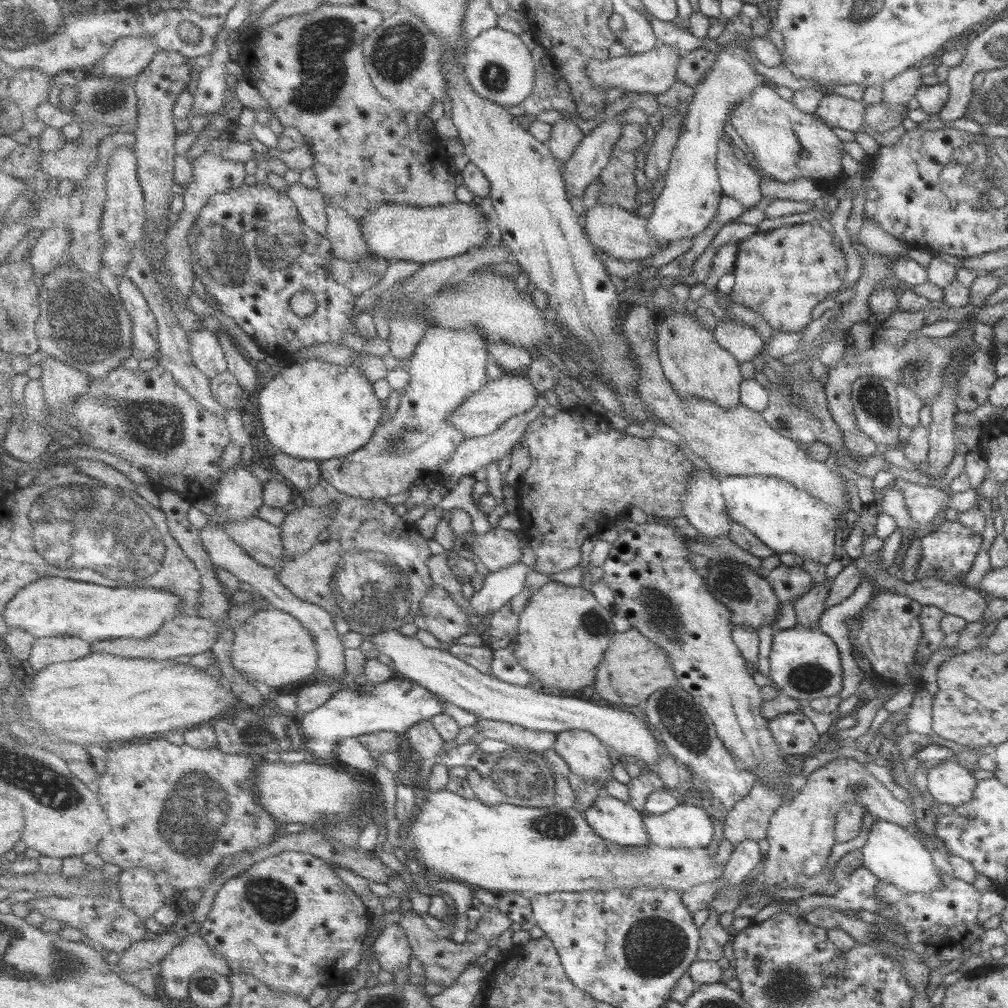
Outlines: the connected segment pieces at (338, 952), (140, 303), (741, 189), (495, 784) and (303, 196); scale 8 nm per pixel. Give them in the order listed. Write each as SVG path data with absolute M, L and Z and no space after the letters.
M302 851L283 852L283 854L277 854L277 856L271 856L260 863L256 863L252 868L228 880L218 893L214 903L214 910L210 913L209 919L206 920L202 930L198 933L209 942L213 949L220 951L223 957L226 957L235 973L257 976L273 989L294 993L303 996L304 1000L309 1000L312 994L314 995L332 986L344 984L346 978L349 978L350 972L362 964L362 948L365 947L365 942L369 936L368 930L369 926L371 926L371 917L373 915L365 900L362 900L362 897L345 881L336 868L331 867L328 861L316 856L314 853Z
M121 274L118 280L120 280L120 294L134 321L134 334L136 334L134 356L138 360L154 358L161 350L157 316L145 294L130 277Z
M727 135L721 137L717 150L717 167L722 189L734 198L742 210L755 208L760 201L760 178L750 164L741 162L732 149L734 143Z
M512 747L509 751L492 754L477 750L466 762L468 779L476 791L477 798L485 801L486 805L494 807L503 804L517 806L547 808L558 804L558 776L554 776L555 768L543 752L536 752L526 747Z
M302 182L290 185L287 194L301 209L302 216L316 232L328 237L330 217L327 210L327 198L319 189L308 188Z

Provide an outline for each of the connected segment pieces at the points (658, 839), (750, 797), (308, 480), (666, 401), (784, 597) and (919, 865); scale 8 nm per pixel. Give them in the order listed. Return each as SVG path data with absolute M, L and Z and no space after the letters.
M682 802L676 809L668 812L668 814L645 816L645 823L652 836L651 841L653 844L666 848L707 847L712 842L712 838L714 838L714 827L712 827L710 817L698 805L687 806Z
M757 782L724 816L725 839L736 846L746 839L767 838L769 820L781 804L781 798L768 785Z
M278 450L273 463L285 478L293 482L297 493L315 487L323 479L321 463L317 460L306 460Z
M640 305L623 322L624 333L643 374L639 380L639 396L649 404L657 418L687 440L690 450L704 458L709 464L709 470L716 475L775 476L788 480L796 488L826 503L835 518L851 515L847 503L850 499L837 473L824 462L814 460L806 447L776 432L762 418L761 413L744 405L725 409L709 400L694 397L687 401L679 395L666 376L659 354L659 320L660 315L656 314L652 305Z
M785 566L770 570L766 579L778 597L779 602L797 600L814 588L814 580L801 566Z
M876 819L862 852L862 866L881 881L897 886L906 893L929 893L941 887L940 869L934 865L930 851L907 828Z

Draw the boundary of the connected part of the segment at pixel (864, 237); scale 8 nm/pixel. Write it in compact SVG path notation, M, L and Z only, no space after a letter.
M865 214L862 215L862 220L859 244L863 244L871 251L876 251L880 254L892 256L907 254L908 250L903 246L902 241L896 240L890 234L886 234L880 226L876 226L876 223Z

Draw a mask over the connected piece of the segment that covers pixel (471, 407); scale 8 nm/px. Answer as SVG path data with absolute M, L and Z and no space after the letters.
M510 373L501 379L490 380L484 390L472 395L453 414L453 423L472 437L487 437L500 430L513 416L518 416L533 410L540 400L540 392L524 373Z

